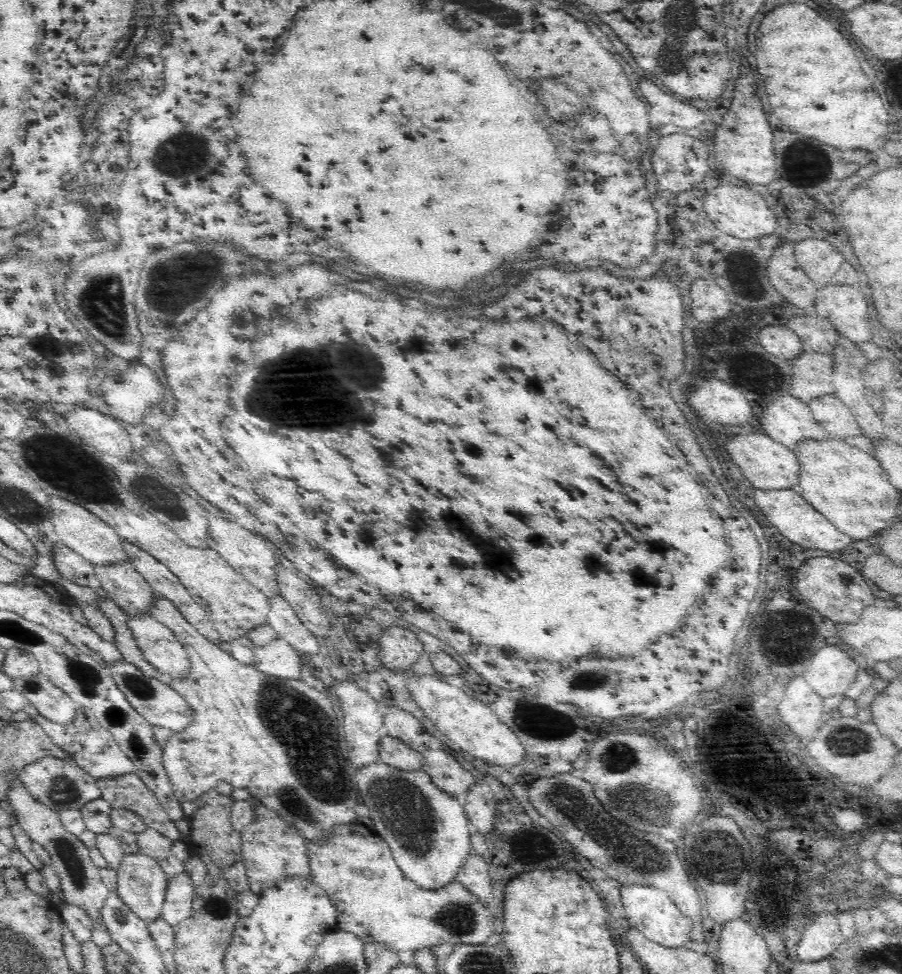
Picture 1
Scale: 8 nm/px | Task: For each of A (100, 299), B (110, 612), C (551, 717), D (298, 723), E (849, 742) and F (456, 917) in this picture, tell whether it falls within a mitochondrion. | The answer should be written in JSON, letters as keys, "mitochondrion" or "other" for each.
{"A":"mitochondrion","B":"other","C":"mitochondrion","D":"mitochondrion","E":"mitochondrion","F":"mitochondrion"}

